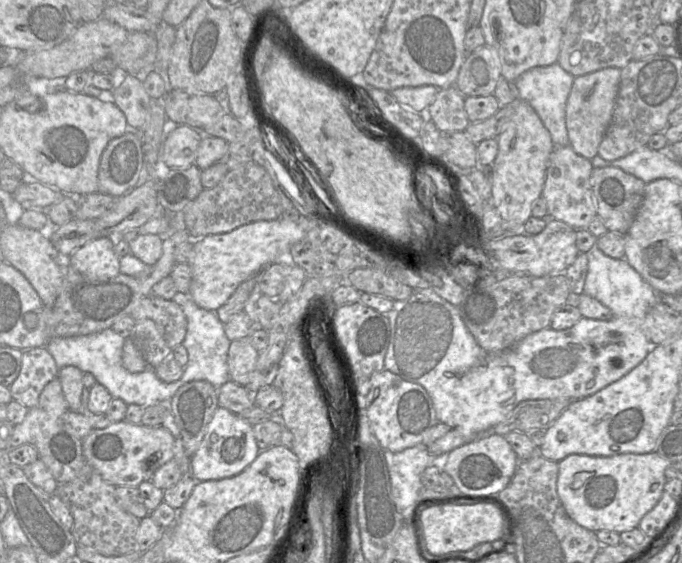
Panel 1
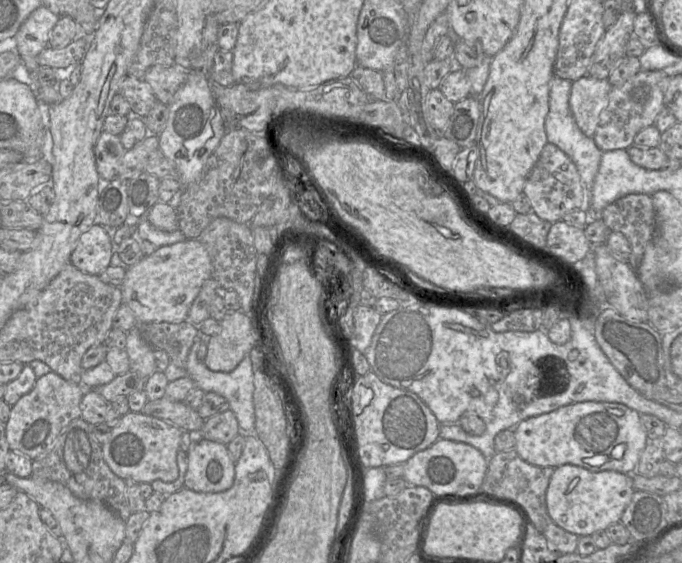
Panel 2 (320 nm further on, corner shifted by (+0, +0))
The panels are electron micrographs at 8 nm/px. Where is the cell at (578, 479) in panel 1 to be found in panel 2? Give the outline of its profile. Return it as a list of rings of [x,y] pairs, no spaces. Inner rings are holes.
[[[565,464],[554,469],[546,491],[547,510],[561,528],[580,536],[606,530],[620,521],[635,492],[632,475],[613,470],[592,472],[580,466]]]

